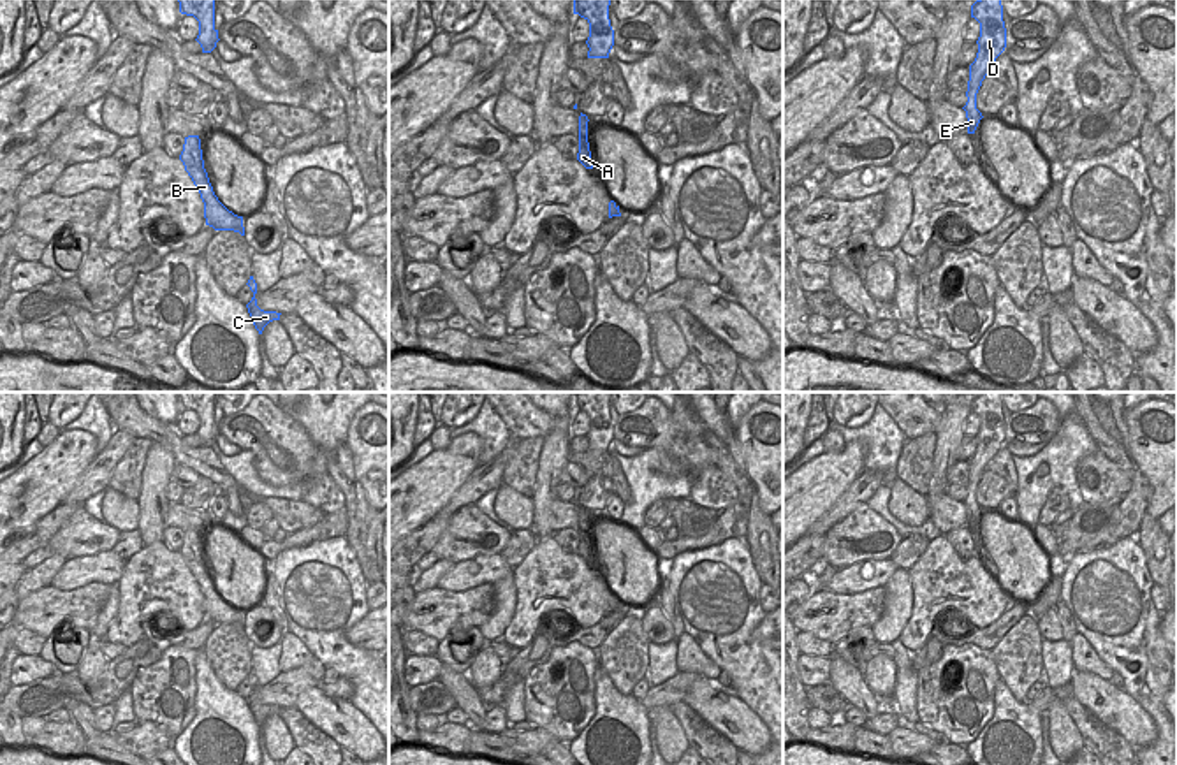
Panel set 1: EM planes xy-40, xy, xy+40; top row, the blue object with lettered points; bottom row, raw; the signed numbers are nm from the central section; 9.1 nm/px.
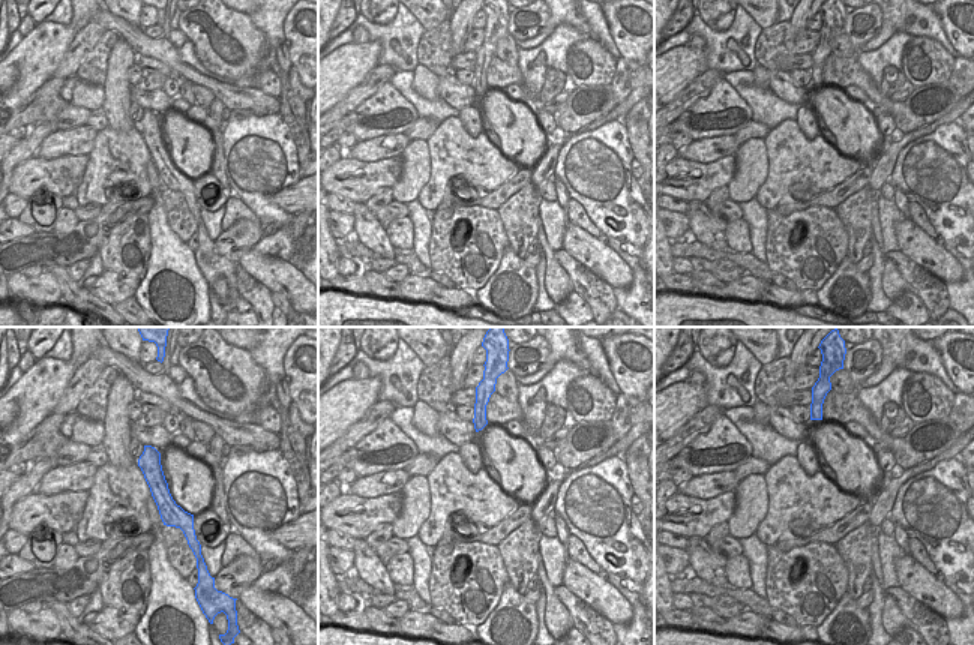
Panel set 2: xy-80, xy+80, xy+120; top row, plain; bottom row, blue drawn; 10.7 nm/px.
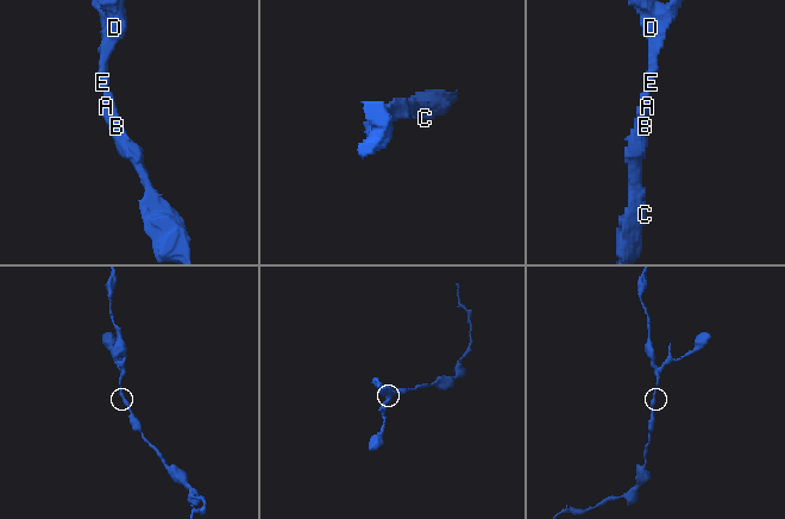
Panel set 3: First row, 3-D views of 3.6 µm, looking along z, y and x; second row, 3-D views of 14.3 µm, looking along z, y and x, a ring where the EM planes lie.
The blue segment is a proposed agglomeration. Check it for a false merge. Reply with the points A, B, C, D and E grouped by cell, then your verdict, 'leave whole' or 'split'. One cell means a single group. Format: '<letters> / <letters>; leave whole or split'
A B C D E; leave whole

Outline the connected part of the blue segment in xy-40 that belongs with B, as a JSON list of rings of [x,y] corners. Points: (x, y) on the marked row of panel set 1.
[[[199,135],[185,137],[179,160],[183,162],[185,171],[201,193],[201,199],[204,202],[206,225],[213,227],[215,230],[234,230],[245,236],[243,216],[229,211],[213,192],[208,172],[204,169]]]

